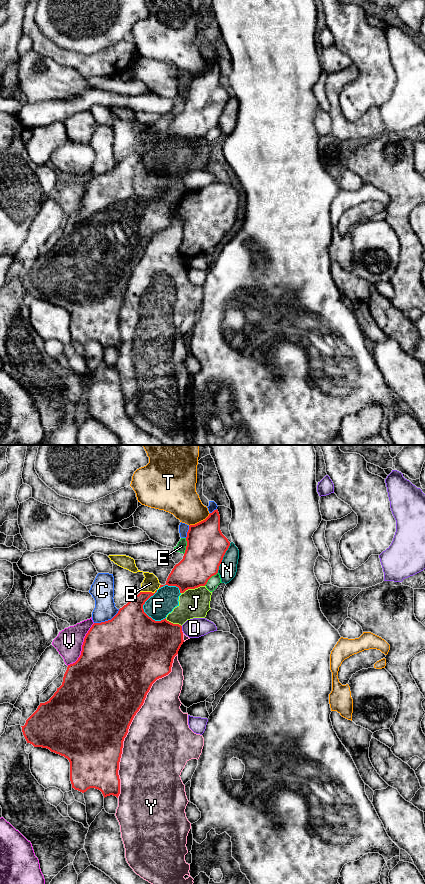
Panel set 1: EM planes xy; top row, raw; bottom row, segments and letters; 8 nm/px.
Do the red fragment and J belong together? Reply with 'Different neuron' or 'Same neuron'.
Different neuron

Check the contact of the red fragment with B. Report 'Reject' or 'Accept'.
Reject

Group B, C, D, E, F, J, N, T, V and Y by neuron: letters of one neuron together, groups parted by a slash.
B F J / C / D / E / N / T / V / Y

